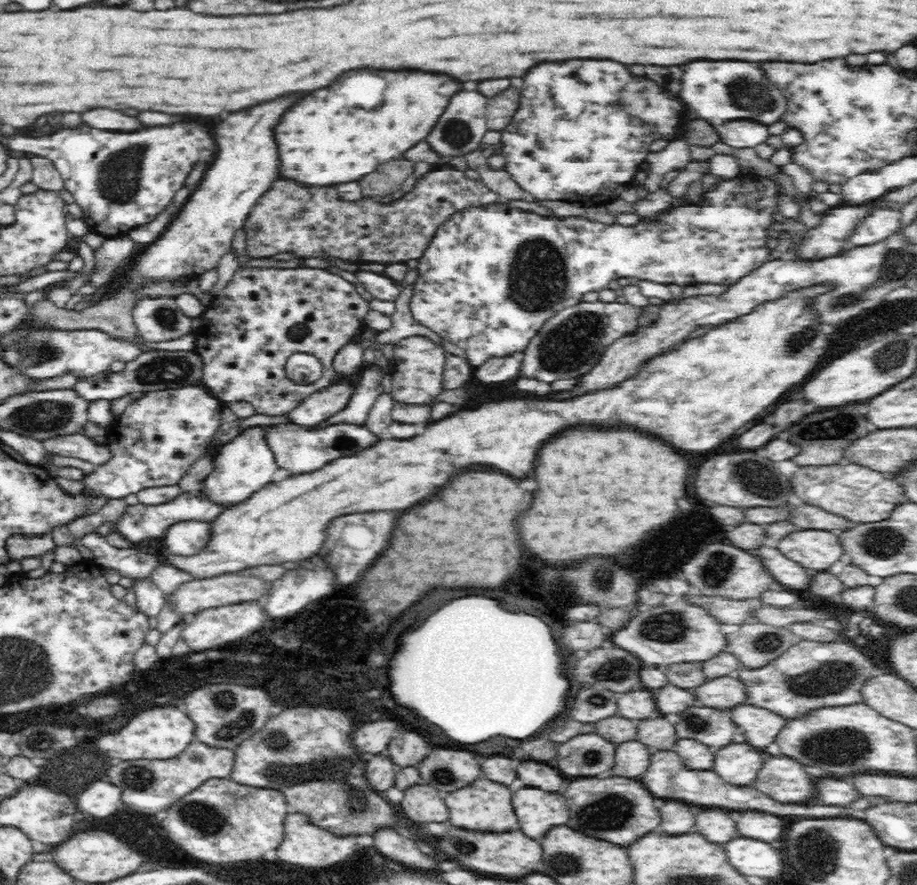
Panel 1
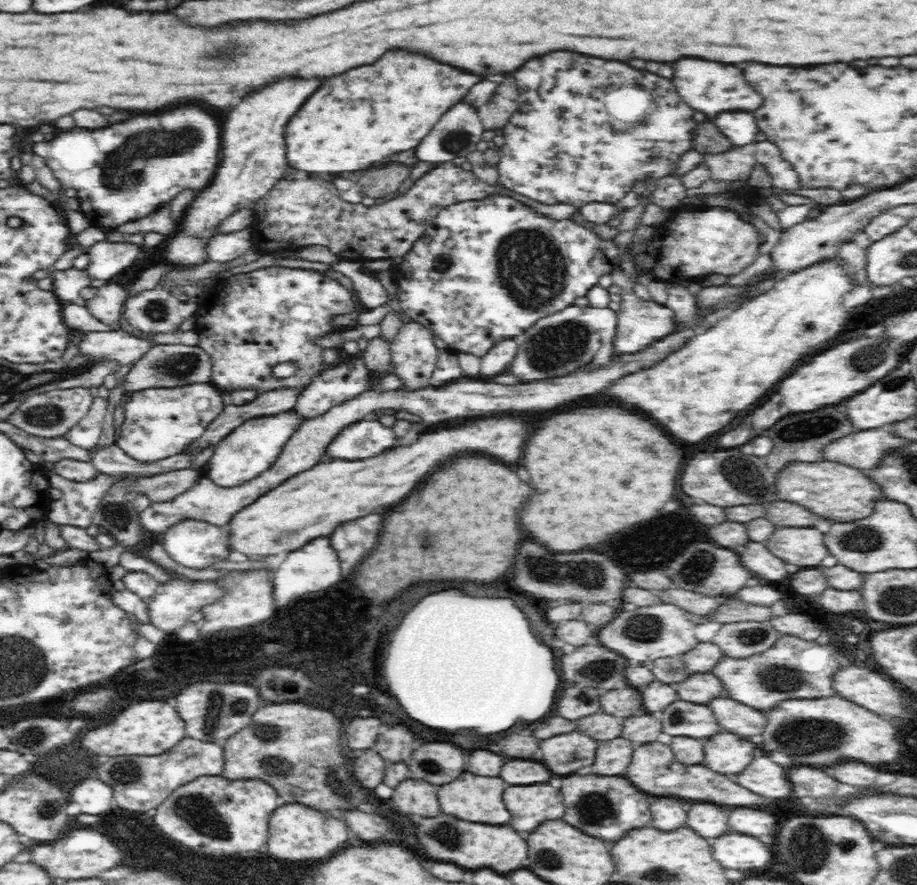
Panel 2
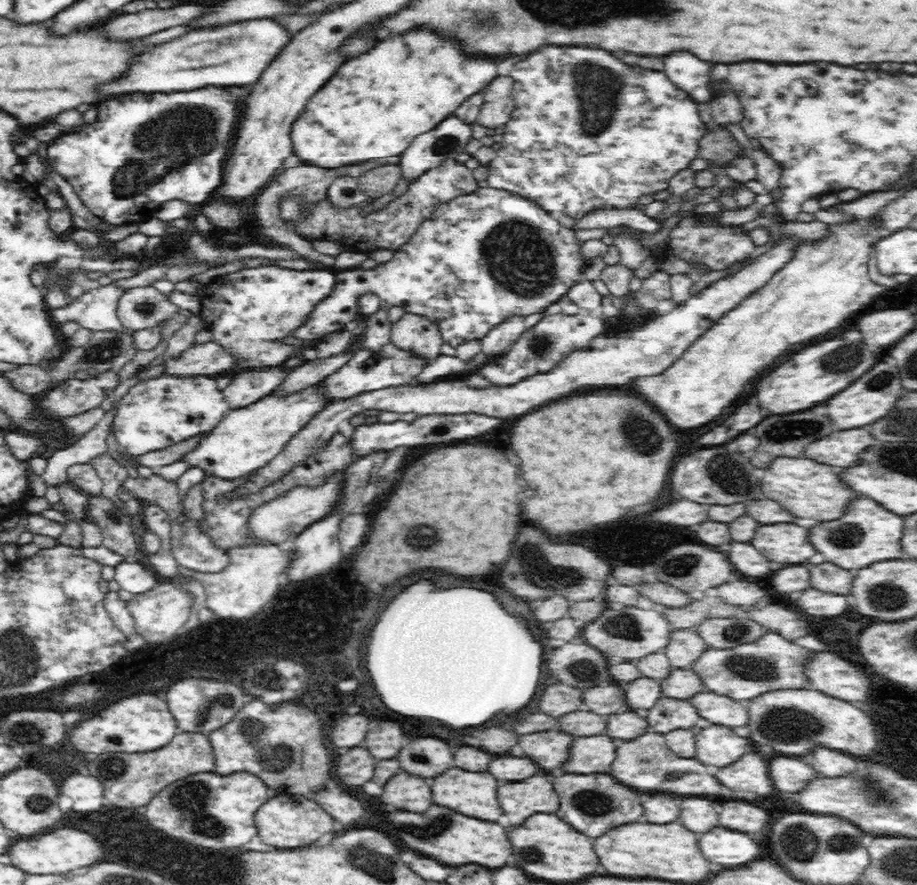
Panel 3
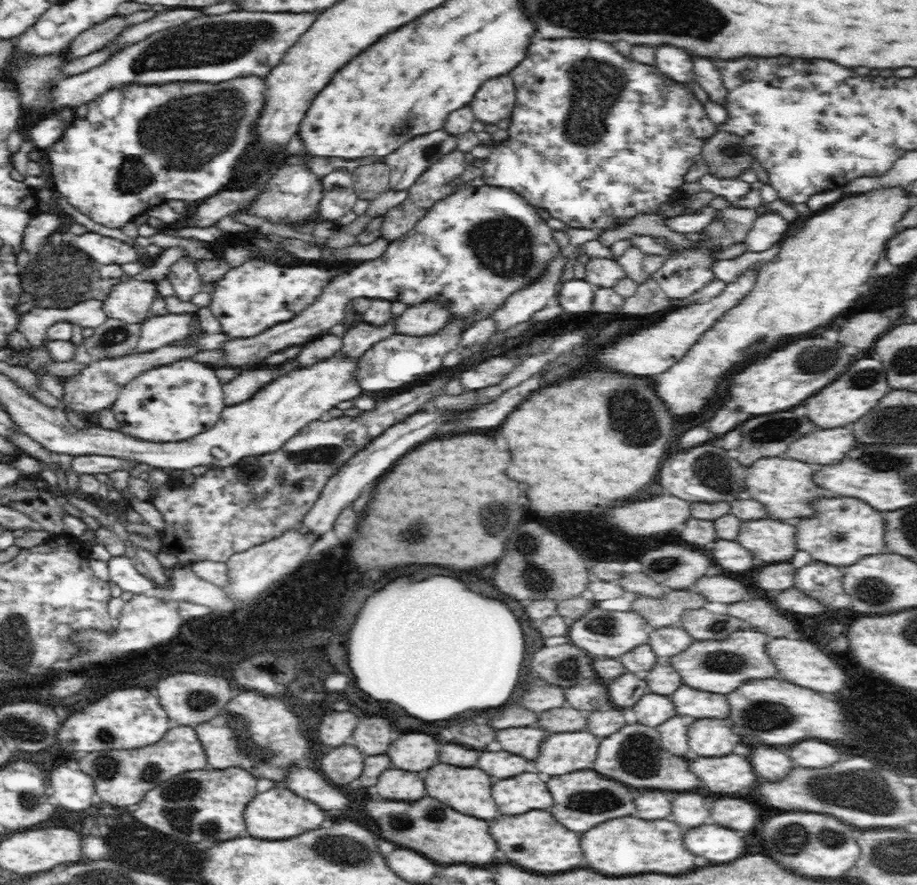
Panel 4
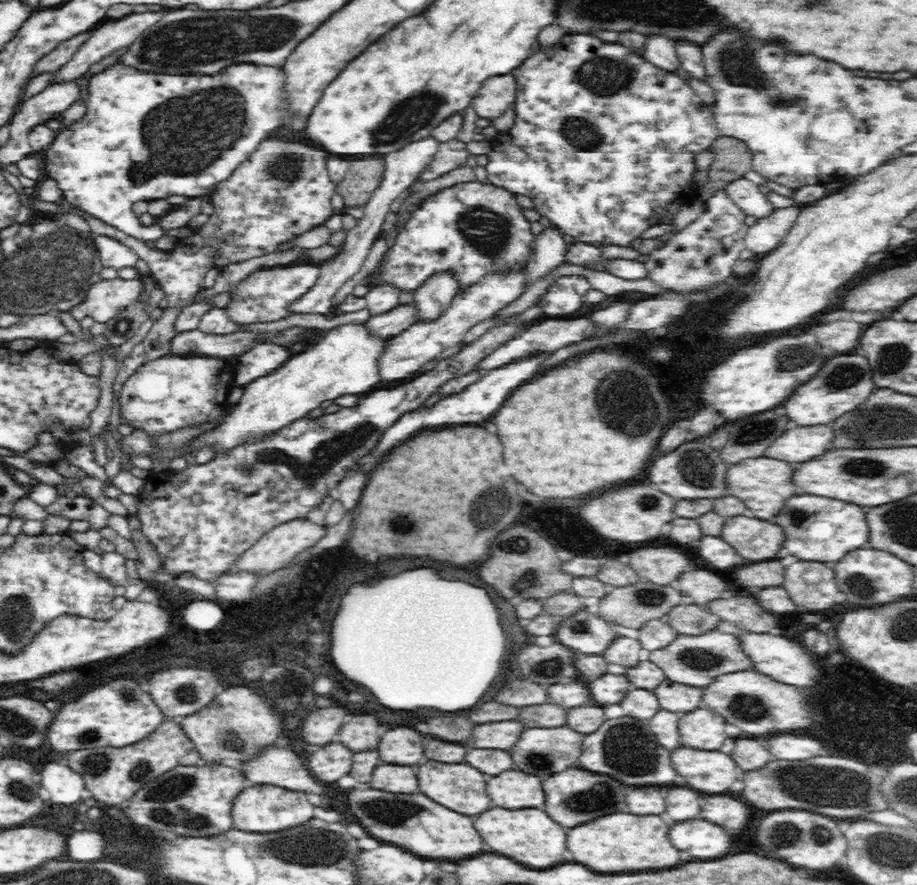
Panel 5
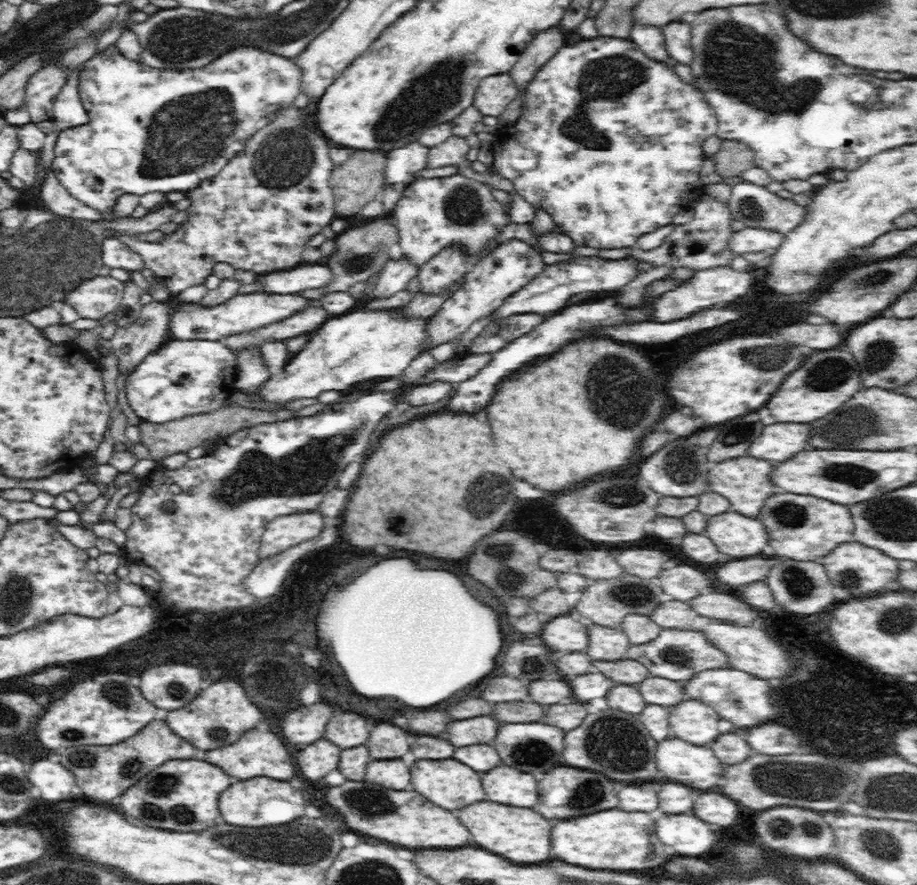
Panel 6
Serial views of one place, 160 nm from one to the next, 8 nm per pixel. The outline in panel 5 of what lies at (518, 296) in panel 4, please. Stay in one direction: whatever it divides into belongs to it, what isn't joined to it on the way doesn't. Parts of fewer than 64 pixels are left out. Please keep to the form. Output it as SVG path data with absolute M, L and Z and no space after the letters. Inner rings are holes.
M545 228L536 235L535 252L532 255L531 262L528 264L526 280L524 280L524 290L540 282L542 278L550 276L554 270L560 266L568 264L568 244L562 233L553 228Z

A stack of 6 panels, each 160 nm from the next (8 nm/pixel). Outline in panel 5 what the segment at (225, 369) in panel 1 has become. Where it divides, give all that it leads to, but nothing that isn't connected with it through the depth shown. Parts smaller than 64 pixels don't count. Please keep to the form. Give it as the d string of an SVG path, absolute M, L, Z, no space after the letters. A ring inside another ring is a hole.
M288 266L288 268L263 268L238 282L228 290L230 302L223 308L234 325L266 324L280 322L292 316L290 306L300 300L316 284L320 270L316 266Z

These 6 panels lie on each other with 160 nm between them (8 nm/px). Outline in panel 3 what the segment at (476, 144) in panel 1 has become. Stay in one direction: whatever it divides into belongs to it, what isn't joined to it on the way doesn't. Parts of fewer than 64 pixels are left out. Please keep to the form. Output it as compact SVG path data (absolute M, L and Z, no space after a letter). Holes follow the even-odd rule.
M448 116L434 130L422 134L402 154L402 178L414 180L427 170L440 166L448 158L456 158L465 152L472 140L472 124L458 116Z

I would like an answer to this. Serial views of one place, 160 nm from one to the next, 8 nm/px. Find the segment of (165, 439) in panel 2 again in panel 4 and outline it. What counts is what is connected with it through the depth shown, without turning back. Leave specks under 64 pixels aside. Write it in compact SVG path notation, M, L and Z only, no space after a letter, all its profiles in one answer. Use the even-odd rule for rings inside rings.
M182 358L141 372L123 386L111 406L117 430L133 440L154 443L190 440L210 430L227 407L223 400L223 384L214 370L207 364Z

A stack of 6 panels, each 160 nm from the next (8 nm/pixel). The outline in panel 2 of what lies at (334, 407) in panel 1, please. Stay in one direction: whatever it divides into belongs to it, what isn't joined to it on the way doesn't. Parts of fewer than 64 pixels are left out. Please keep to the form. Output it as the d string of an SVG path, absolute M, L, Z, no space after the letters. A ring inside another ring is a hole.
M360 355L351 356L344 362L329 366L322 374L312 380L310 386L298 395L294 406L291 408L293 412L302 418L303 421L312 420L320 414L328 412L330 408L338 406L338 404L346 402L347 400L358 397L358 394L367 392L370 388L369 370L363 363Z

